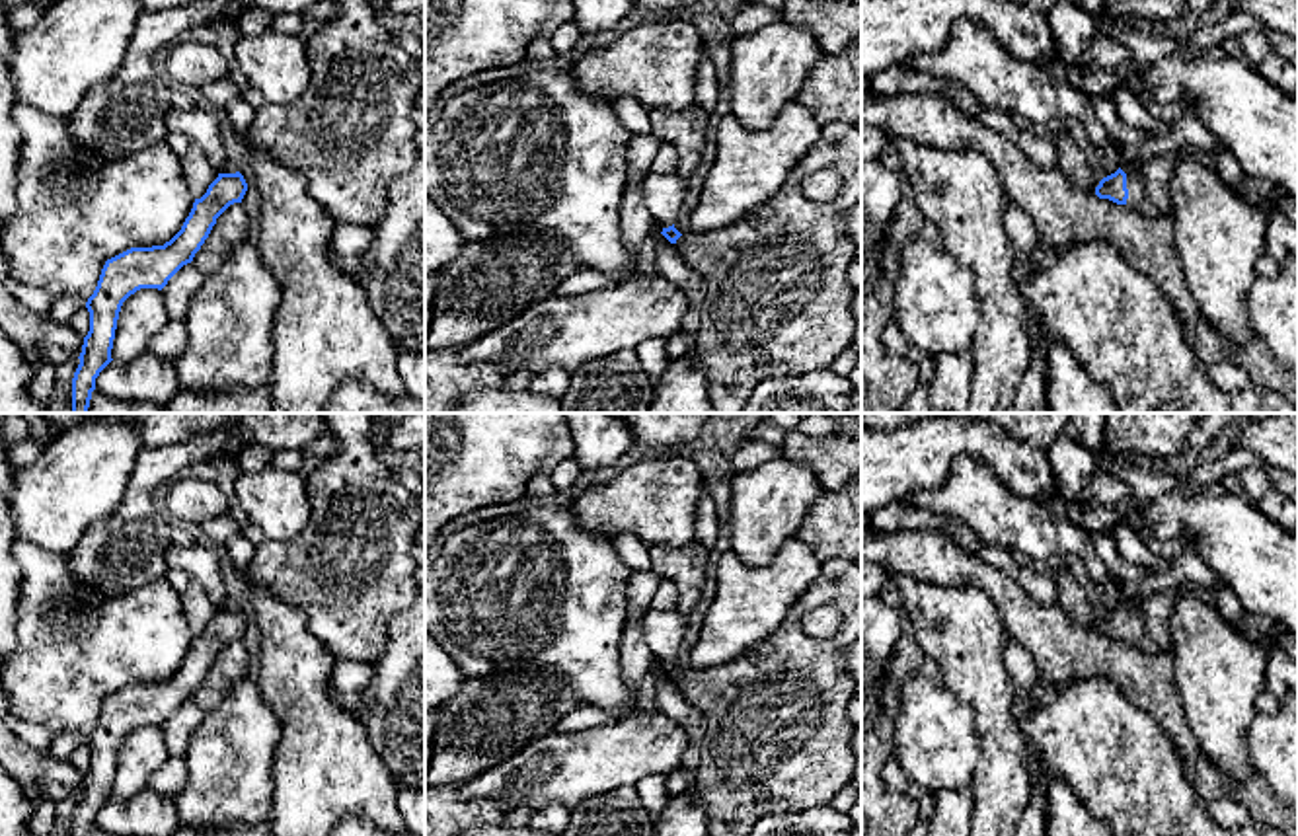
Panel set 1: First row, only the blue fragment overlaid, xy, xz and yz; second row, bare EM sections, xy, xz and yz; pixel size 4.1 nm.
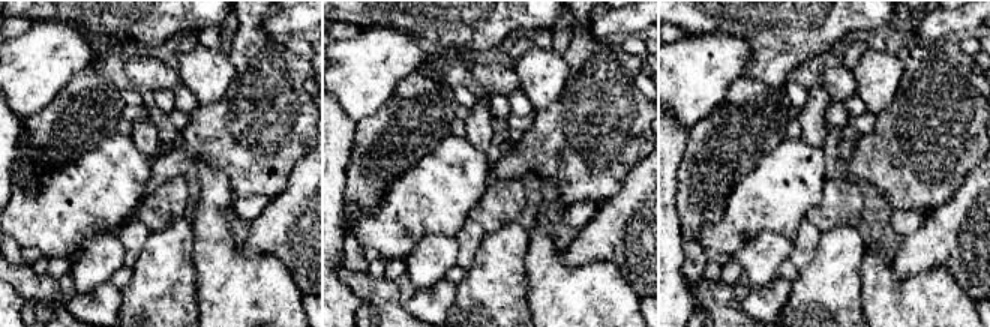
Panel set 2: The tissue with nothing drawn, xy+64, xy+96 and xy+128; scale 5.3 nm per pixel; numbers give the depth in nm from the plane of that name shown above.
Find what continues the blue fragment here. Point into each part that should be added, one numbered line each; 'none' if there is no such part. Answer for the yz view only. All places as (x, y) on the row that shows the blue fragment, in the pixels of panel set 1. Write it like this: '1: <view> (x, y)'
1: yz (1135, 184)

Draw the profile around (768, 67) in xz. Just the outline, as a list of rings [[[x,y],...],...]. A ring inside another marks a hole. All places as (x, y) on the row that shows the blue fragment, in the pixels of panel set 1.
[[[785,19],[733,37],[729,113],[752,131],[770,127],[822,55],[807,29]]]

